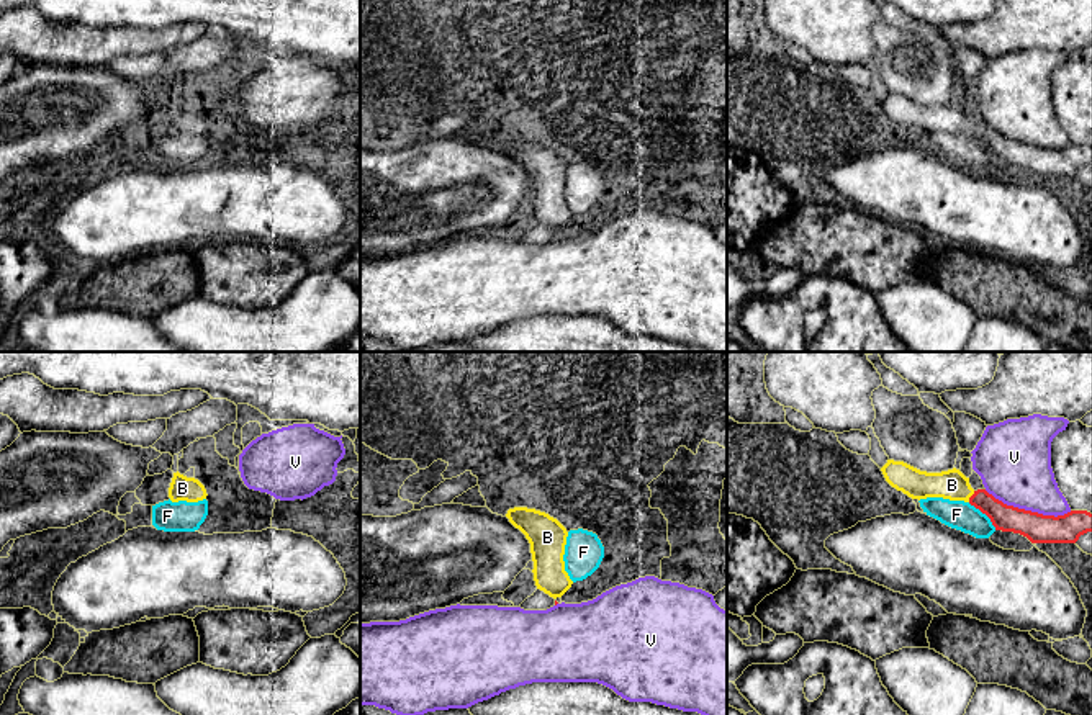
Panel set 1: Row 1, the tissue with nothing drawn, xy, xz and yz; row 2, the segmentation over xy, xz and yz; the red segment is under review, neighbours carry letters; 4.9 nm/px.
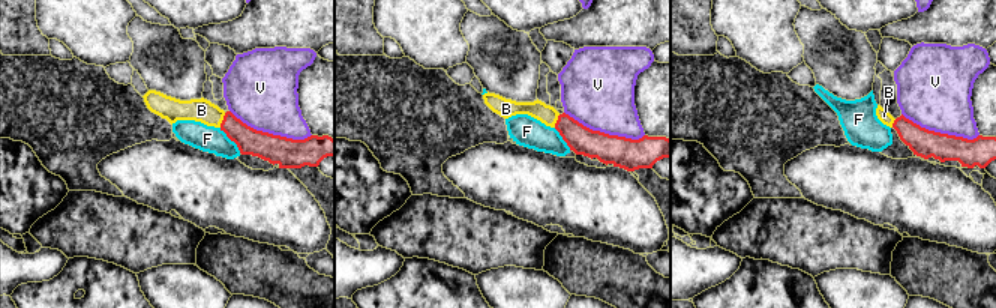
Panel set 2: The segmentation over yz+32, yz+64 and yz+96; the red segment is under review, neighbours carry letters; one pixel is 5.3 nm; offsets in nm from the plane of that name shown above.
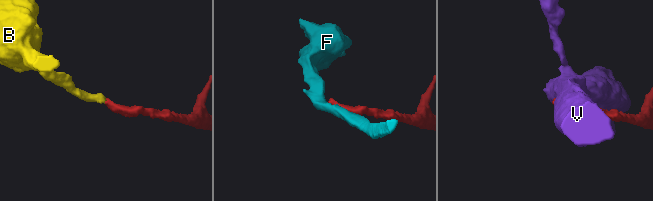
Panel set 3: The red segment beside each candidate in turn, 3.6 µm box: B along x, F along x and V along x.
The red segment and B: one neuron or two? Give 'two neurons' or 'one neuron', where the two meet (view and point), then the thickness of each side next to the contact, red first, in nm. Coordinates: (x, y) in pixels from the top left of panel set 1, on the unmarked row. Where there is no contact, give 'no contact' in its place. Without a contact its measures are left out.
one neuron; contact yz (971, 130); calibres 130 and 150 nm

